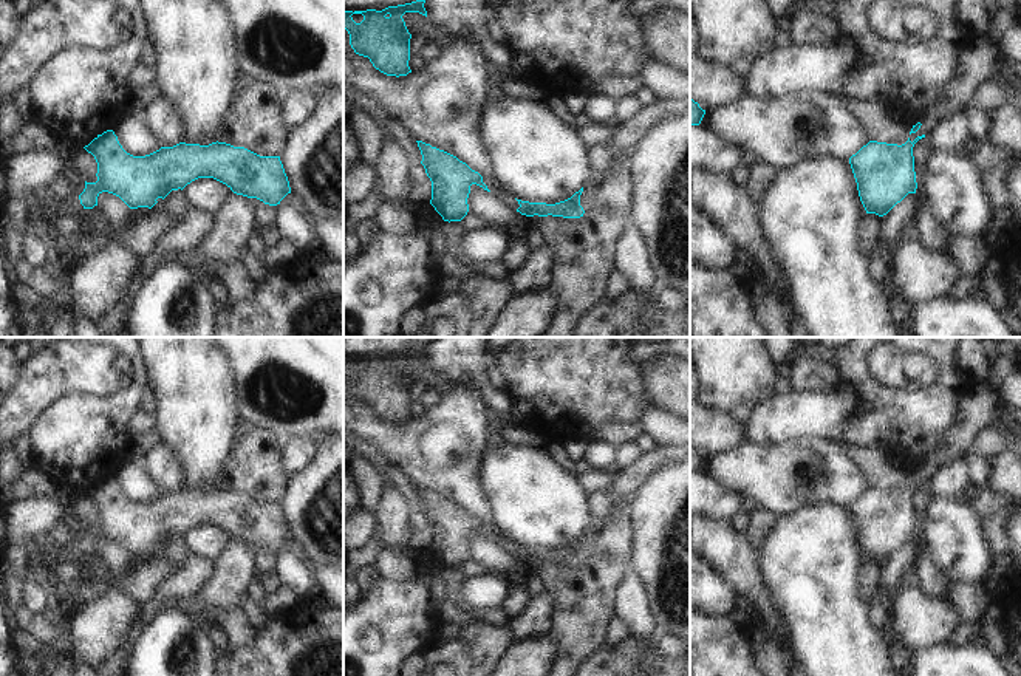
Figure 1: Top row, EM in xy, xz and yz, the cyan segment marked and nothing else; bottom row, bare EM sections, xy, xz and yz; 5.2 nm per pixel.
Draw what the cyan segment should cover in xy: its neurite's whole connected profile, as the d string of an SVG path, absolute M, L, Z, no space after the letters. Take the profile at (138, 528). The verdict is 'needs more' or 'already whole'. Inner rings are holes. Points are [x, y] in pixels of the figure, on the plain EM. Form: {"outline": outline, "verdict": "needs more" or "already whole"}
{"outline": "M113 476L84 493L97 509L97 527L79 541L84 555L97 552L102 538L119 543L130 555L152 555L158 545L184 535L198 524L213 524L234 540L277 552L291 540L280 503L260 503L226 489L179 489L145 501L127 500Z", "verdict": "already whole"}

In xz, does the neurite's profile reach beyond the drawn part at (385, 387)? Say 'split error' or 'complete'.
complete

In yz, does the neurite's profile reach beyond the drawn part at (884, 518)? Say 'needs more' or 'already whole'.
needs more

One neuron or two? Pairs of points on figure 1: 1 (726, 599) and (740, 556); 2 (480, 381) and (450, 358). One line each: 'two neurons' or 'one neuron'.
1: two neurons
2: one neuron

